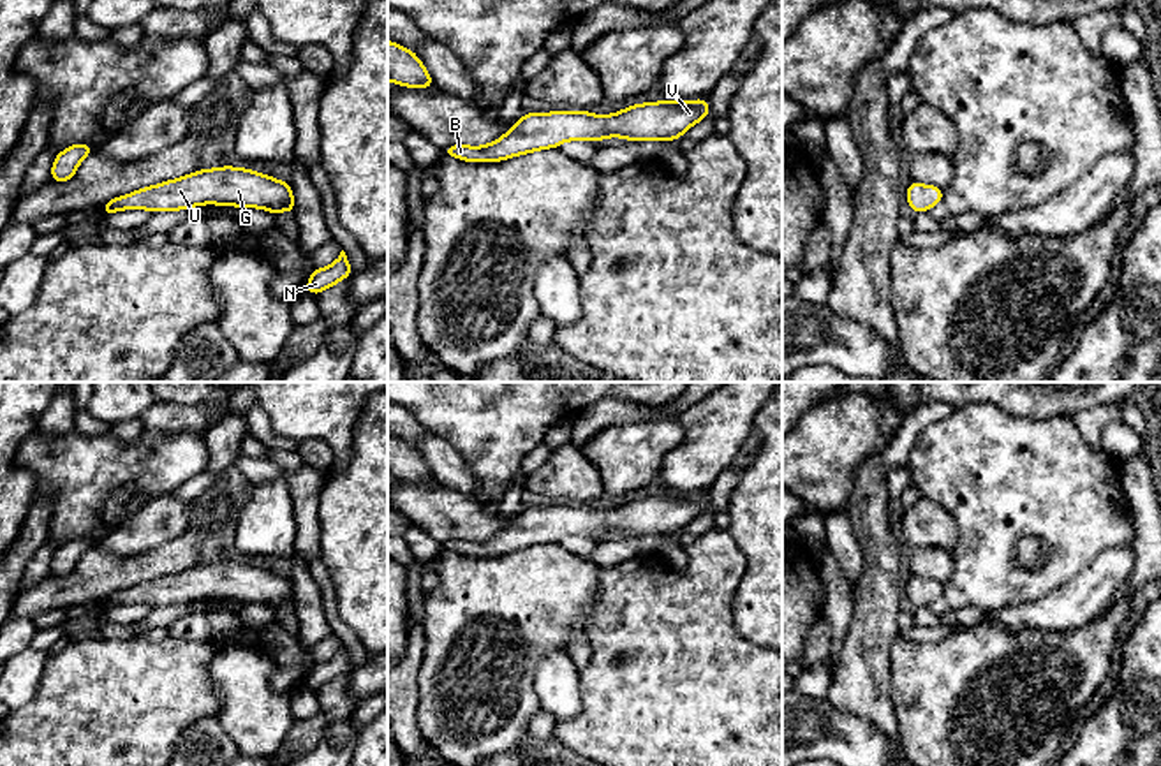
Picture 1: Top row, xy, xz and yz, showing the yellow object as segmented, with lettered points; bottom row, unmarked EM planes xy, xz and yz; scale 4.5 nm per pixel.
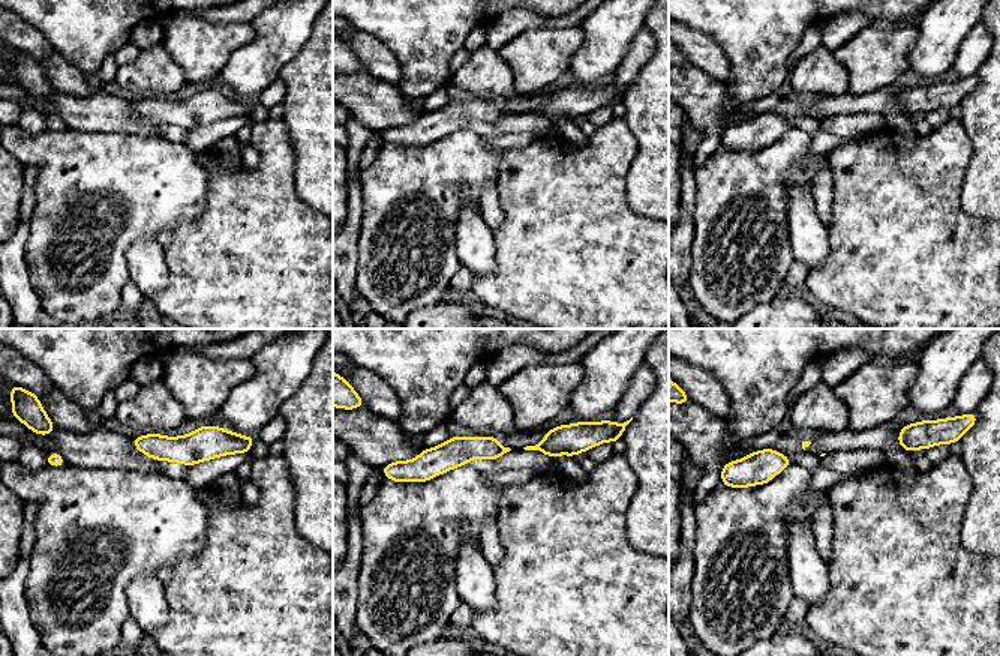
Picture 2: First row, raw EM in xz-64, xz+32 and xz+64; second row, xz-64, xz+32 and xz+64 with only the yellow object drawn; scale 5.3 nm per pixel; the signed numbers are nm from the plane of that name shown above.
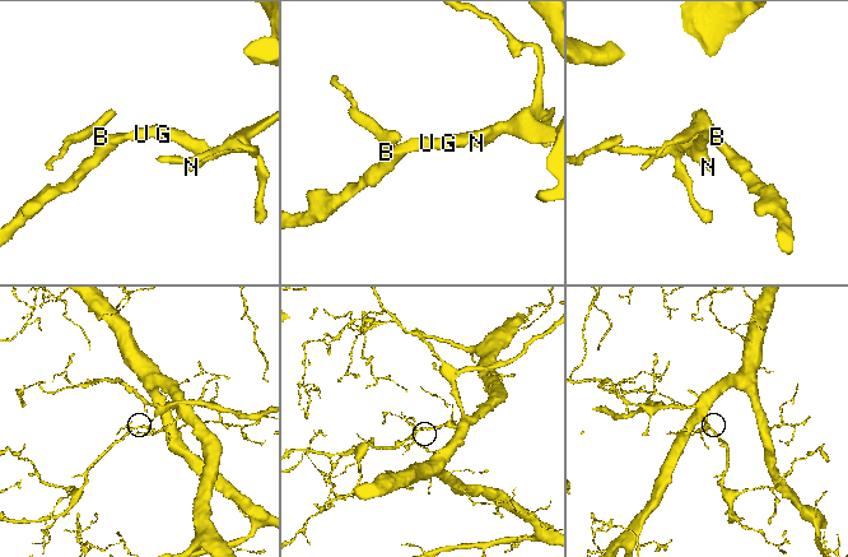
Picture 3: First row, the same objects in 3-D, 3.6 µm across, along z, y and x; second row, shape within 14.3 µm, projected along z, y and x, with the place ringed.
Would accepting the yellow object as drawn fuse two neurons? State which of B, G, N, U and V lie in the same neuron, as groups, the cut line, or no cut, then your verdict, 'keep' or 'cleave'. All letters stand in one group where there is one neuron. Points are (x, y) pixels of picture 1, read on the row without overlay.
B G N U V | no cut | keep

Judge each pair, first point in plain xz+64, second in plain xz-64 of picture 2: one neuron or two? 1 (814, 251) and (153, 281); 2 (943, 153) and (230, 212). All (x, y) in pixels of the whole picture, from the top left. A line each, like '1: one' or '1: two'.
1: one
2: one

